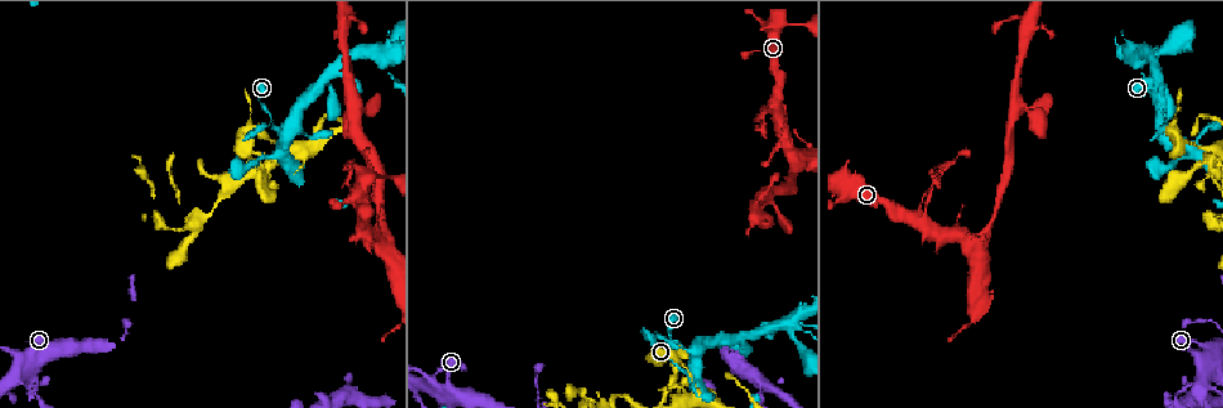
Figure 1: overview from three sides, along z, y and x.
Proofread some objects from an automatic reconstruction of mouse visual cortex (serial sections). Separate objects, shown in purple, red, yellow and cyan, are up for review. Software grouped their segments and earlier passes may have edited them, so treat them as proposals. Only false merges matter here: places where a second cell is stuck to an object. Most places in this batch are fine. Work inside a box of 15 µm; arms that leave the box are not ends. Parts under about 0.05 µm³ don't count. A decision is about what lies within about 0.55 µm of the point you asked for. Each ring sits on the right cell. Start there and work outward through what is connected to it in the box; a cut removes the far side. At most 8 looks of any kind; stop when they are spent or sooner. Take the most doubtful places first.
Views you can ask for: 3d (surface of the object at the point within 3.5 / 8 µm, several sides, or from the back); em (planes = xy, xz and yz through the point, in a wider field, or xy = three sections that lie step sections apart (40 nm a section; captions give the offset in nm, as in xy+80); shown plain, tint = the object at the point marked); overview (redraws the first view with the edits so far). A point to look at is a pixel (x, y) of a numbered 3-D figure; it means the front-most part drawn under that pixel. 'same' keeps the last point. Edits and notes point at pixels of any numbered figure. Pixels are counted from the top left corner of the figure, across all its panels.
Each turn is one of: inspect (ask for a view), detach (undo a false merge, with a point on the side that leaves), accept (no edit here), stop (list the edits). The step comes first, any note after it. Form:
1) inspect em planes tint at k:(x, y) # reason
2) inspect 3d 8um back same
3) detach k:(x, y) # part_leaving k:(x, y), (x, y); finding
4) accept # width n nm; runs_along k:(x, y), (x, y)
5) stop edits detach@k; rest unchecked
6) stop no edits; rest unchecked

inspect 3d 8um at 1:(774, 102) # three-way junction

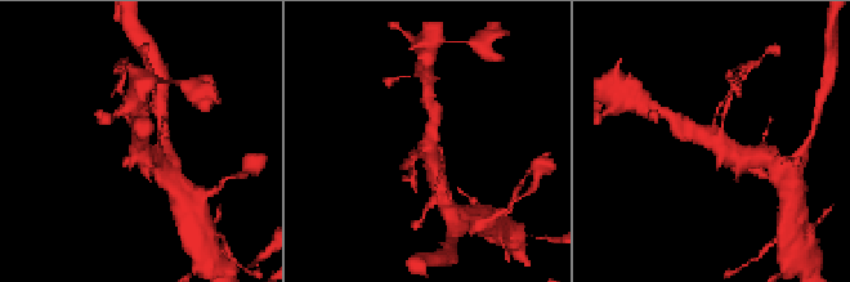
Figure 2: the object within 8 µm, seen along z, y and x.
inspect em xy step 2 tint at 2:(430, 144) # now the EM

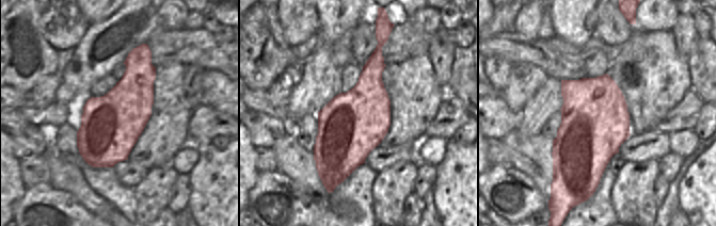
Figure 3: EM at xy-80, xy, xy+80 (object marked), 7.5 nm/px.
accept # runs_along 2:(684, 130), (748, 157); continuous, no second cell

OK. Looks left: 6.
inspect 3d 3.5um back at 1:(435, 372) # sudden change in width

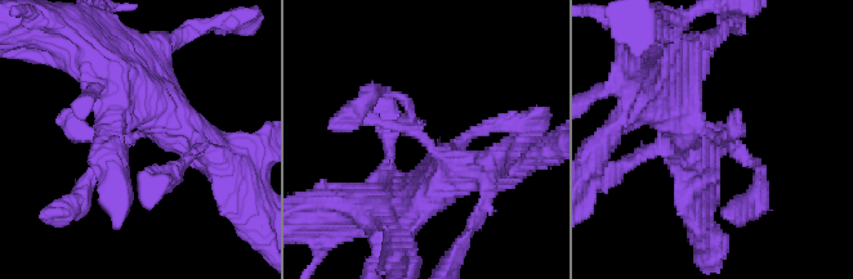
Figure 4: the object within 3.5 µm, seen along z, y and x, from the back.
inspect em xy step 3 plain at 4:(698, 127) # arms 4; arm_widths 200, 200, 450, 450 nm; shape alone is not enough

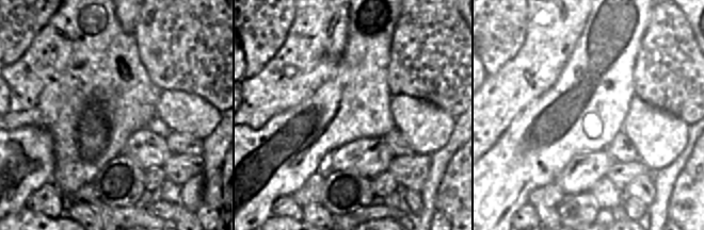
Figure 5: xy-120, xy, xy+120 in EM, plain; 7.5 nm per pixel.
inspect em xy step 3 tint same

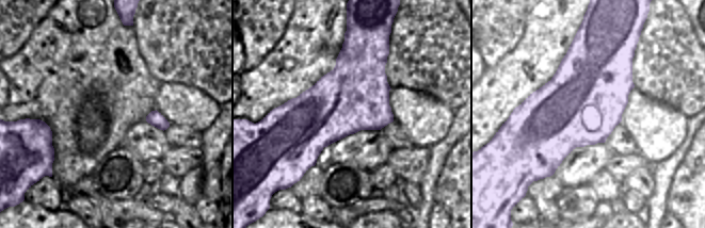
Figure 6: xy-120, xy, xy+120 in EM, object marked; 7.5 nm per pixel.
accept # runs_along 4:(111, 52), (222, 170); continuous, no second cell

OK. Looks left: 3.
inspect 3d 3.5um at 1:(696, 392) # small branch off a trunk

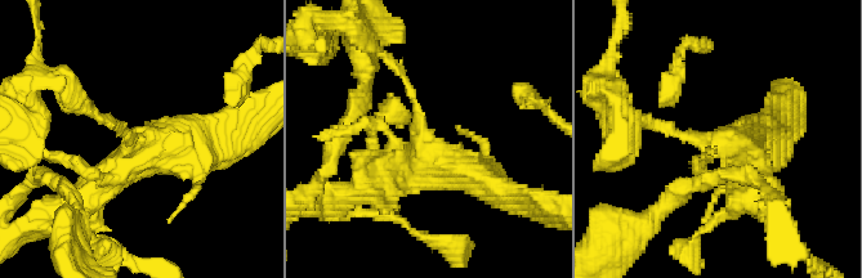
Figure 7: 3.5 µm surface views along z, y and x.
inspect em xy step 2 tint at 7:(721, 139) # shape alone is not enough

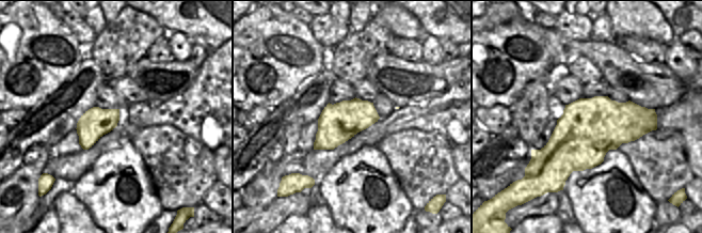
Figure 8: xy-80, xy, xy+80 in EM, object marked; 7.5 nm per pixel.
accept # one cell here

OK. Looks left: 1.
stop no edits; rest unchecked

